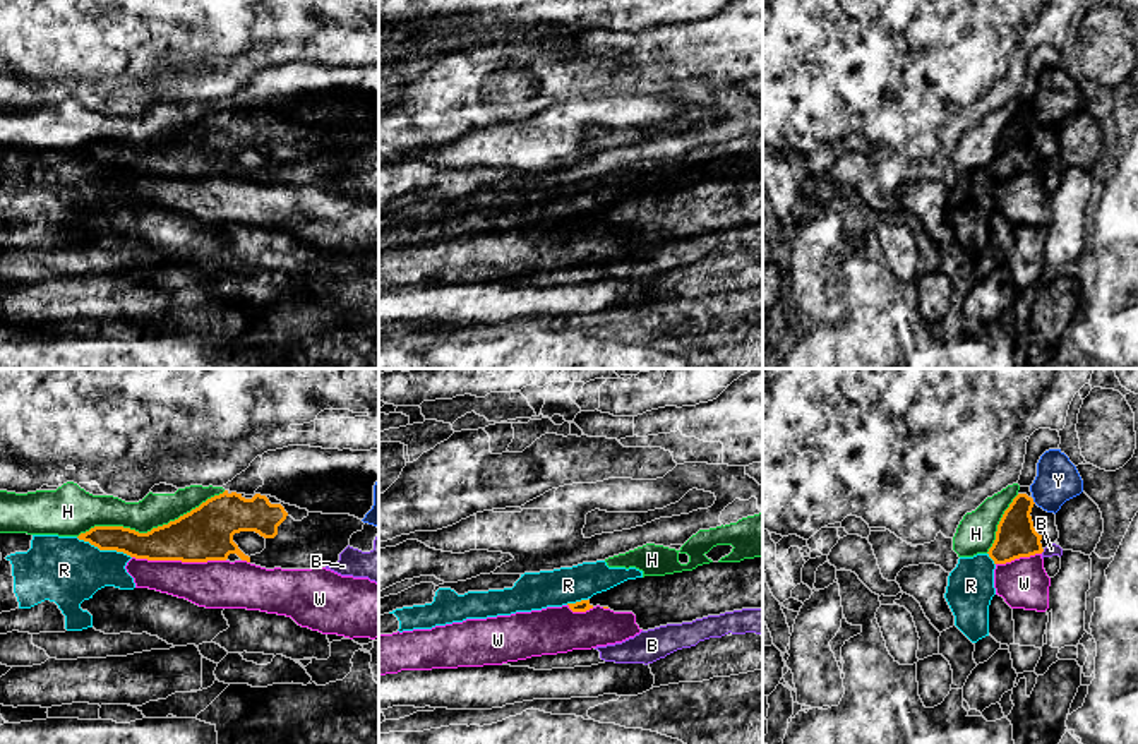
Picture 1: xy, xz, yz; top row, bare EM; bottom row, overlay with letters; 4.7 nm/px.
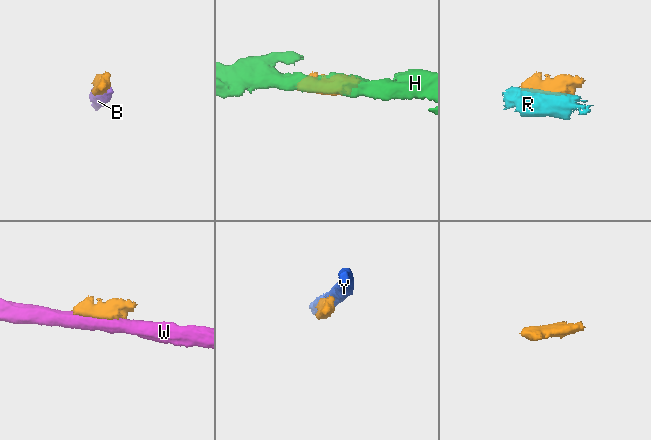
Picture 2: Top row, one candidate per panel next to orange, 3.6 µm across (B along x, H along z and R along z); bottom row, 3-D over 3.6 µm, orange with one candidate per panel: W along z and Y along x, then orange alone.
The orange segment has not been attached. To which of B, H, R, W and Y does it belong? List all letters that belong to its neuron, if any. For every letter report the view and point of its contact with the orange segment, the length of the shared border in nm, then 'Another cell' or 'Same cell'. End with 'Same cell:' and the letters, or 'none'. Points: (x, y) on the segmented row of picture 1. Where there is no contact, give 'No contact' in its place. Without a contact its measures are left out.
B: Touches orange at yz (1042, 551). Shared border 30 nm. Another cell
H: Touches orange at xy (153, 528). Shared border 750 nm. Another cell
R: Touches orange at xy (103, 549). Shared border 280 nm. Another cell
W: Touches orange at xy (179, 559). Shared border 440 nm. Another cell
Y: Touches orange at yz (1032, 501). Shared border 30 nm. Another cell
Same cell: none

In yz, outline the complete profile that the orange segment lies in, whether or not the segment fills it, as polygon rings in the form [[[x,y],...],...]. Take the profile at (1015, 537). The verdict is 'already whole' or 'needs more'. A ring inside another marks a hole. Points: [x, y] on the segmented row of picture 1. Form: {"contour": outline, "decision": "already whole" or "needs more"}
{"contour": [[[1018,494],[1004,511],[989,557],[994,564],[1006,564],[1020,557],[1042,554],[1042,535],[1033,528],[1032,507],[1033,499],[1027,494]]], "decision": "already whole"}

